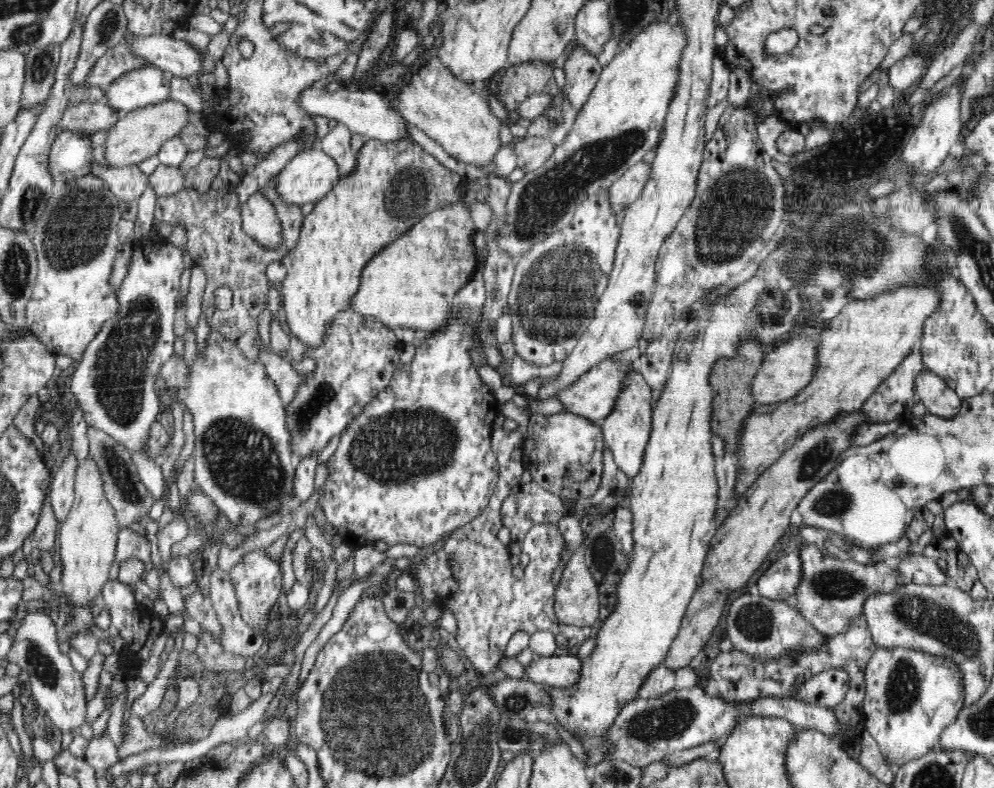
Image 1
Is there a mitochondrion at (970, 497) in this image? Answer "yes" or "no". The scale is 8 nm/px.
no

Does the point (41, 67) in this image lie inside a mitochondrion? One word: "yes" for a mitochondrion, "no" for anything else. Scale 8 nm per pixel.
yes

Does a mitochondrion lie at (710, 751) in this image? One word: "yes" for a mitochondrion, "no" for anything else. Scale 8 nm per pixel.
no

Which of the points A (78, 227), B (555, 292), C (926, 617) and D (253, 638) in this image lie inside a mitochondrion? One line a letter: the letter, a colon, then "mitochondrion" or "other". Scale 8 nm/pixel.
A: mitochondrion
B: mitochondrion
C: mitochondrion
D: other

